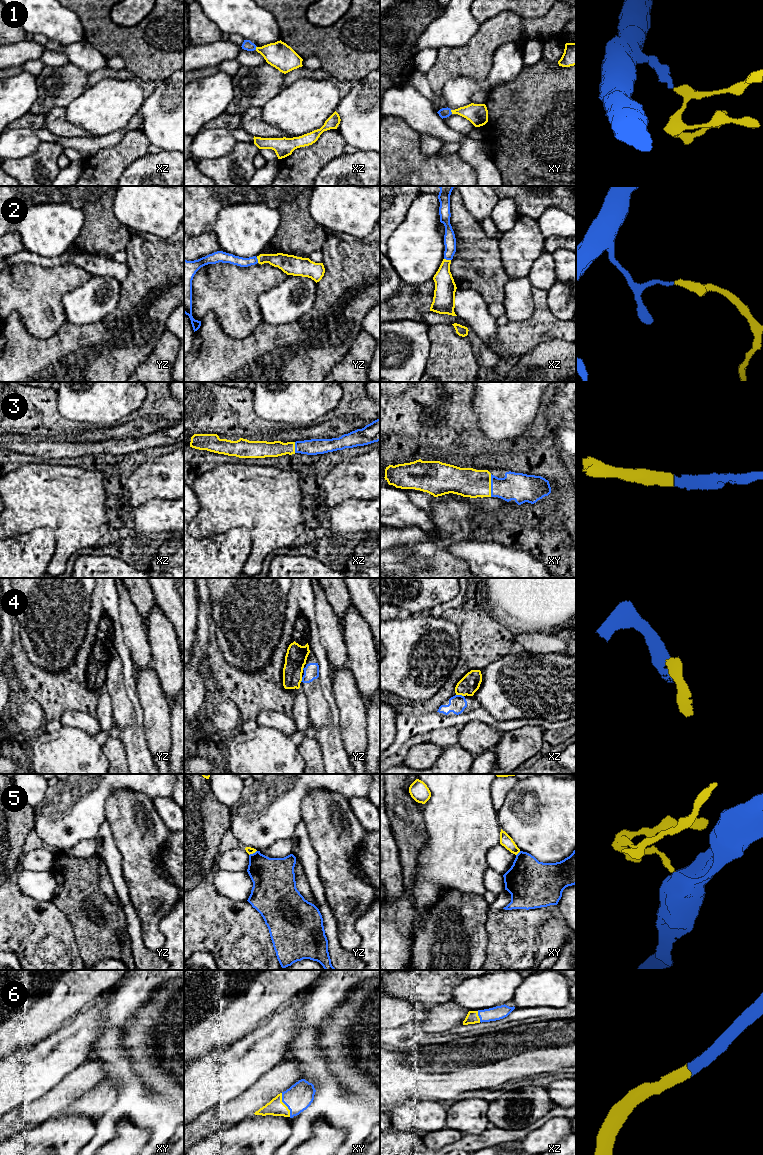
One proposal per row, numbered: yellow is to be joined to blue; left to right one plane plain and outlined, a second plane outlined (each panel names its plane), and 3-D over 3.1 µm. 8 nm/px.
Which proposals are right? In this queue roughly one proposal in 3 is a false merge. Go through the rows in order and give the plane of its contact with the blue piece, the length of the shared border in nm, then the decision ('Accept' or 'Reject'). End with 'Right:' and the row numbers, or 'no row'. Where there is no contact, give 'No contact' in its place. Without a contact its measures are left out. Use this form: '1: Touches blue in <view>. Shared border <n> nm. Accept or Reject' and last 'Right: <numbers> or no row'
1: Touches blue in xy. Shared border 40 nm. Accept
2: Touches blue in xz. Shared border 60 nm. Accept
3: Touches blue in xy. Shared border 180 nm. Accept
4: Touches blue in xz. Shared border 70 nm. Reject
5: Touches blue in yz. Shared border 80 nm. Reject
6: Touches blue in xy. Shared border 200 nm. Accept
Right: 1, 2, 3, 6

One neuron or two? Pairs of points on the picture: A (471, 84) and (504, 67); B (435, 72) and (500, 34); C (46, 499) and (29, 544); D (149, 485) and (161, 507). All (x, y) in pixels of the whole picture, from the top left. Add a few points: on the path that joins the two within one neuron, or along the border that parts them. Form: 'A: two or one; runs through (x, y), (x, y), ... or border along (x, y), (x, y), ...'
A: one; runs through (479, 84), (487, 84), (496, 75)
B: one; runs through (451, 62), (467, 60), (484, 43)
C: two; border along (13, 537), (37, 528), (48, 527), (56, 540)
D: two; border along (173, 499), (149, 499), (135, 508)

